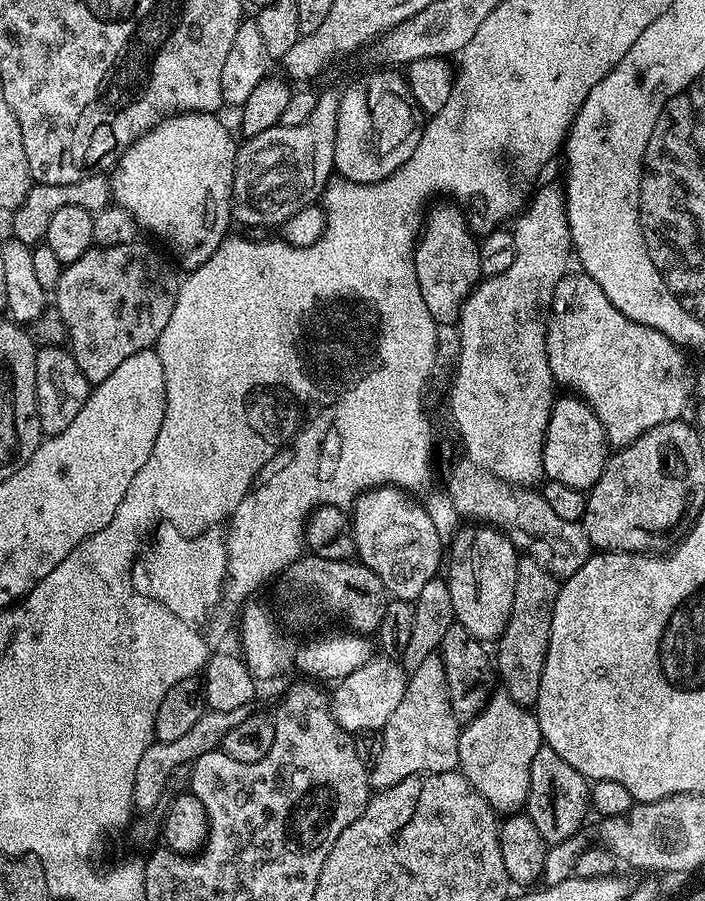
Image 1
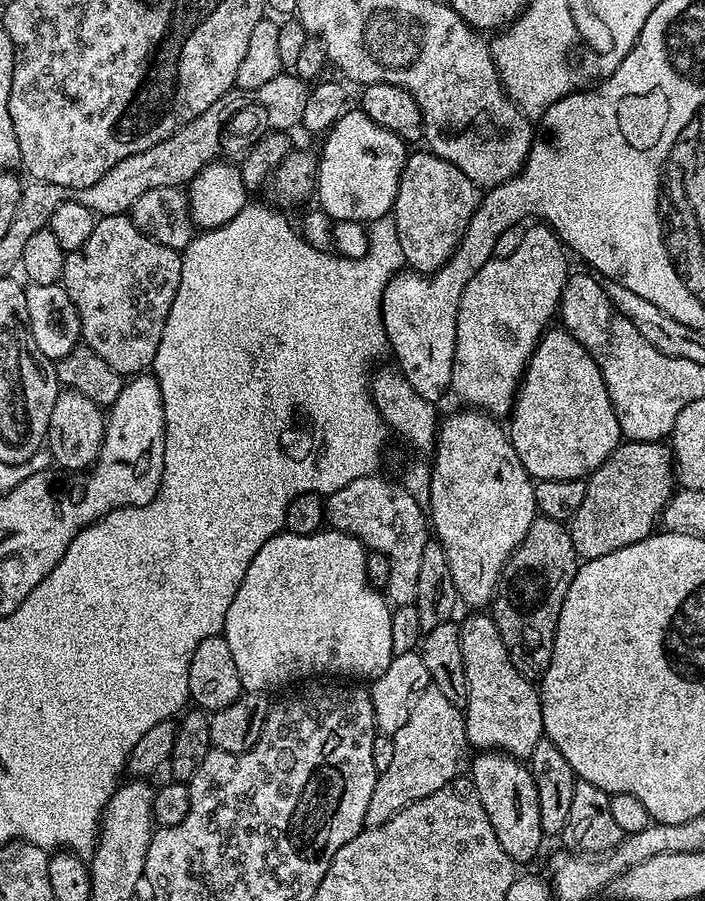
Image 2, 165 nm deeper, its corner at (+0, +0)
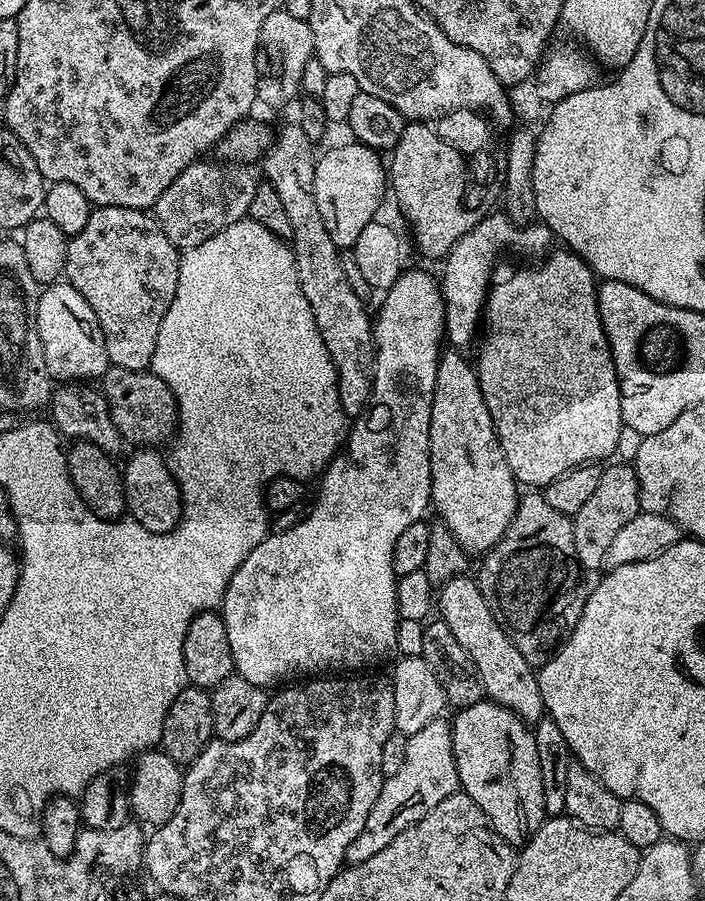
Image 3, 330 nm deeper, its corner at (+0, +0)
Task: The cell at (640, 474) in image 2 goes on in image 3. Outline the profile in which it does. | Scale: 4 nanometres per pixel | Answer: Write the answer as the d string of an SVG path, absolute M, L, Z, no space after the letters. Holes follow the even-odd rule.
M628 462L615 463L609 463L607 465L609 468L605 467L601 471L594 495L584 503L582 510L578 510L576 516L571 517L576 561L584 570L605 567L604 559L610 542L617 536L618 530L622 530L622 526L626 526L626 522L630 522L630 518L634 518L642 511L640 483L636 477L635 467Z

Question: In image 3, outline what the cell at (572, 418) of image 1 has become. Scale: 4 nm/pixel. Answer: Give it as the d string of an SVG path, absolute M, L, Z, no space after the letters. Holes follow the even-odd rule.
M552 250L547 253L533 268L520 268L513 276L508 276L504 281L493 283L491 285L488 299L484 301L484 311L482 313L482 340L484 336L484 345L480 348L480 357L475 357L474 367L476 370L476 377L480 383L480 389L482 390L482 398L486 398L486 410L490 410L490 418L494 422L494 430L498 434L498 442L502 446L502 454L506 454L506 462L510 462L510 470L514 474L517 485L524 486L529 484L527 487L532 490L542 490L550 482L554 482L554 478L558 478L558 474L566 474L566 470L574 470L578 466L583 464L595 464L597 462L604 462L609 459L615 453L616 447L618 446L618 430L622 430L624 425L624 419L622 418L622 406L620 405L620 383L616 377L616 367L612 361L612 351L608 345L608 339L606 338L606 330L602 326L600 321L600 315L598 314L598 298L596 297L596 289L598 287L597 277L594 275L592 268L587 264L581 256L577 256L575 252L571 250L560 250L564 252L556 252Z

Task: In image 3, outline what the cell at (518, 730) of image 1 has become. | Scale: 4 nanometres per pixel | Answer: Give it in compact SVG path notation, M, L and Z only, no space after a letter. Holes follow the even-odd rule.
M461 574L439 585L439 619L448 623L450 630L454 630L454 638L462 642L462 650L470 654L480 675L485 697L510 709L525 724L535 725L536 721L545 715L537 669L528 664L522 654L518 654L518 646L514 646L514 642L510 642L508 635L498 626L479 583L470 577L471 575Z

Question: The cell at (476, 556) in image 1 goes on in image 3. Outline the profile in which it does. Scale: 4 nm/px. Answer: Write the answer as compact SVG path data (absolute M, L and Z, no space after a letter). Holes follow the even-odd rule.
M444 350L438 362L430 414L430 504L465 552L487 554L514 518L518 485L486 410L473 361L464 356L460 350Z

